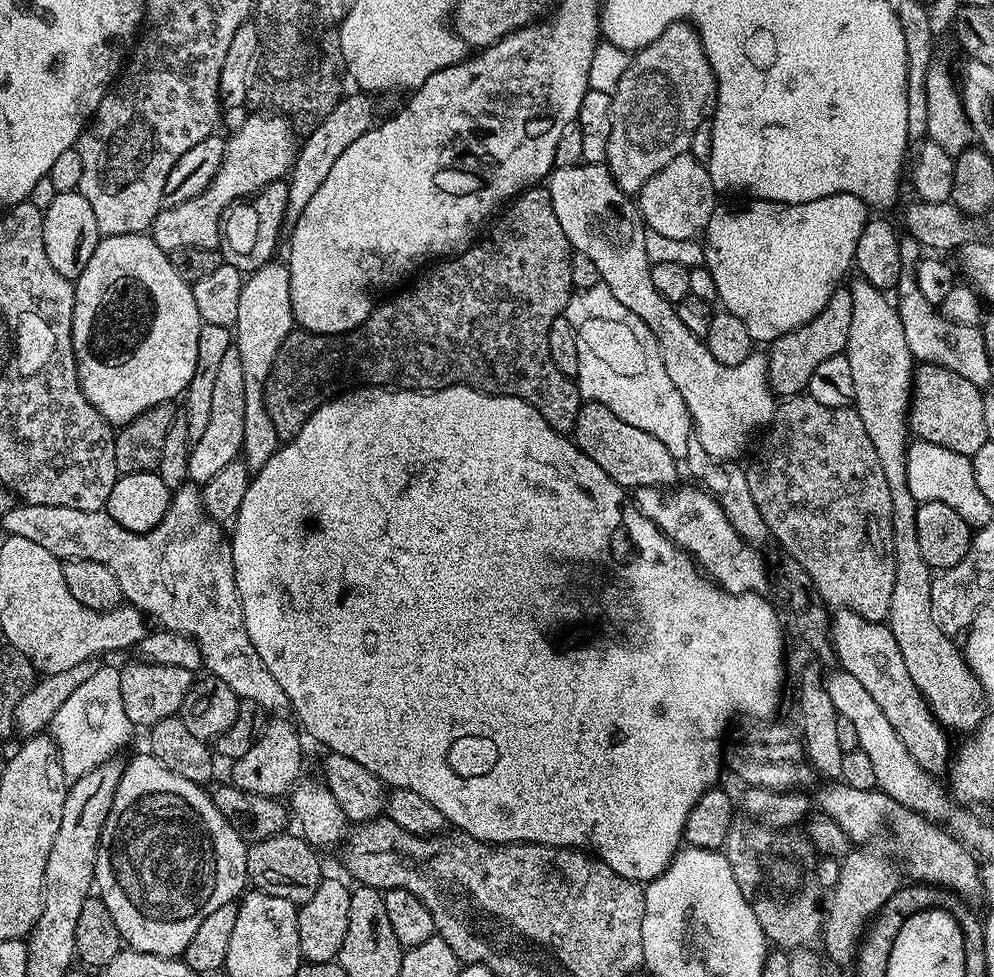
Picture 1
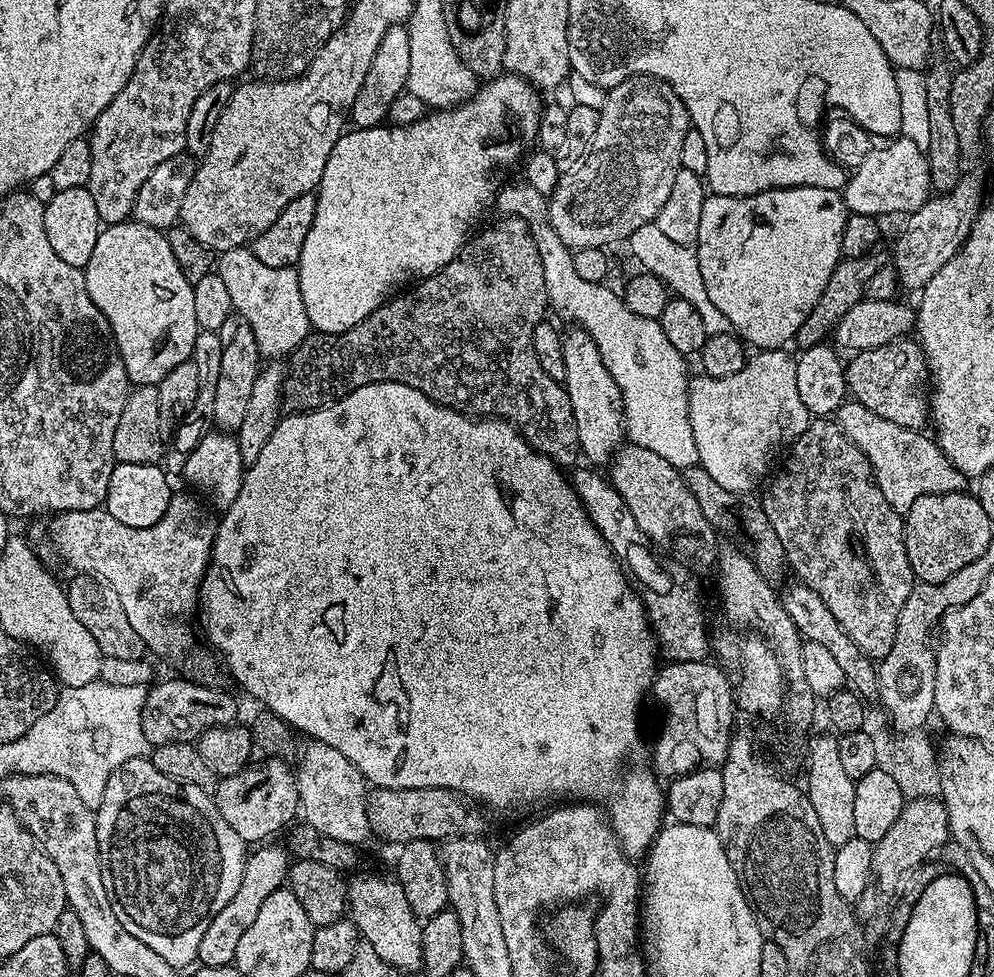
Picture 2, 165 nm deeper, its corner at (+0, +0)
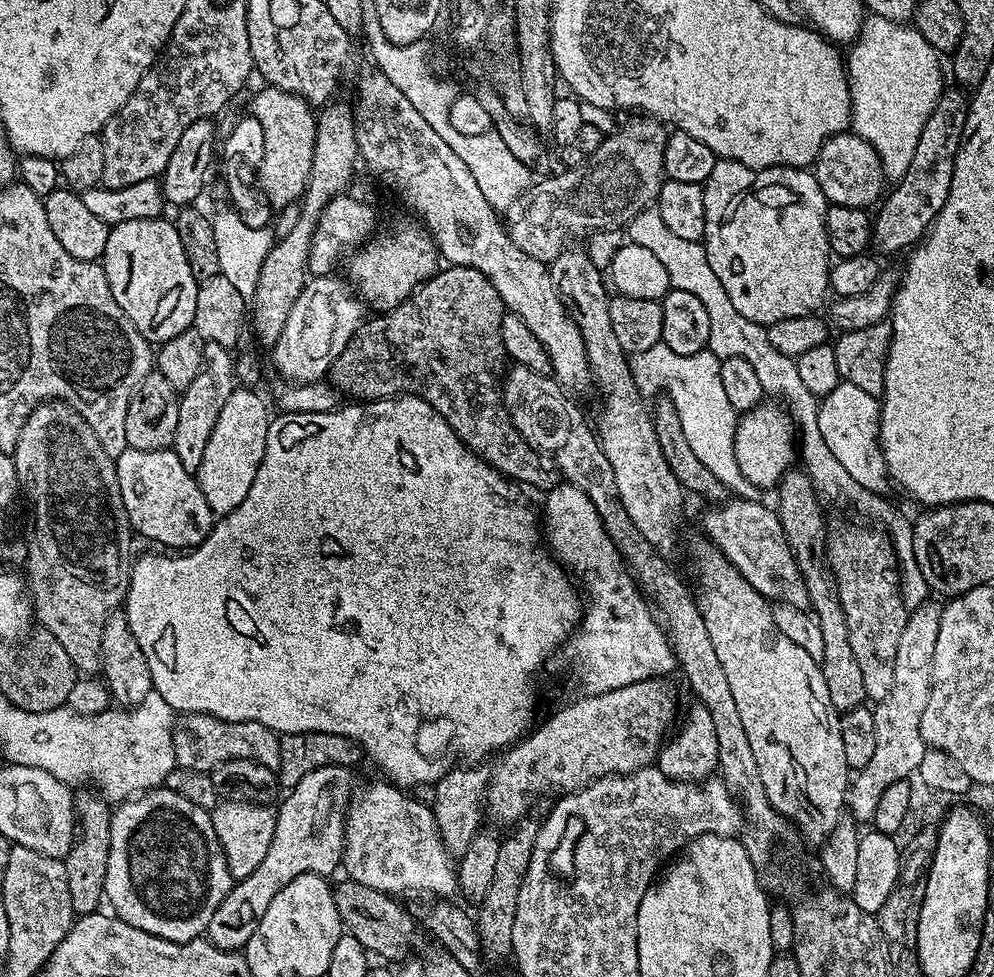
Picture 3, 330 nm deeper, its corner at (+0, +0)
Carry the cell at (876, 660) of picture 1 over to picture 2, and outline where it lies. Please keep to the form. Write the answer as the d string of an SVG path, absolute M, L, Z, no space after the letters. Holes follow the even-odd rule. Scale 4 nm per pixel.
M792 582L783 589L782 599L786 614L790 614L790 619L794 621L794 626L798 626L805 641L820 643L837 660L838 667L842 670L851 691L864 698L875 697L878 692L877 665L869 656L862 654L862 650L858 650L858 646L854 646L854 642L848 637L846 630L842 630L842 626L838 626L838 618L834 618L834 614L830 614L830 610L826 610L822 598L818 598L818 594L814 594L814 590L810 590L810 586Z

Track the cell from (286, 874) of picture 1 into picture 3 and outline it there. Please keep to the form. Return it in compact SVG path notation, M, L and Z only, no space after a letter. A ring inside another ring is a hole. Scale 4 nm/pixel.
M344 878L339 885L335 885L334 891L336 893L336 905L338 906L338 914L340 915L340 922L343 931L347 935L358 938L358 942L362 942L362 946L369 954L376 952L380 956L385 956L388 960L403 961L409 955L408 947L412 944L412 935L415 934L416 928L418 932L418 924L414 919L411 911L407 907L403 908L400 905L401 901L395 896L390 896L386 892L379 892L370 886L362 886L358 882Z

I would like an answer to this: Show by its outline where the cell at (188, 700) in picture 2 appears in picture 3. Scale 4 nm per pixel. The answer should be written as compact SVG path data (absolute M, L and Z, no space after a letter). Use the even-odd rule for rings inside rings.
M190 712L173 723L172 741L177 768L211 774L215 768L231 760L253 760L273 770L280 766L280 736L262 726L262 722L230 722L210 714Z

